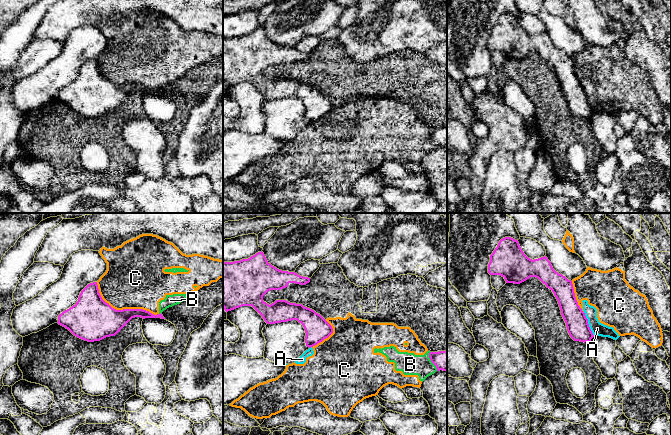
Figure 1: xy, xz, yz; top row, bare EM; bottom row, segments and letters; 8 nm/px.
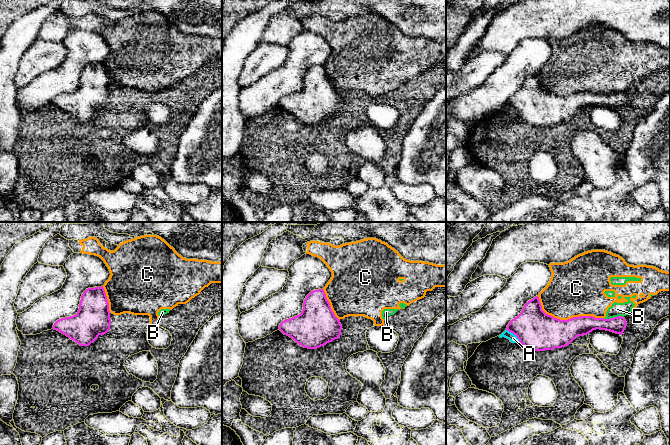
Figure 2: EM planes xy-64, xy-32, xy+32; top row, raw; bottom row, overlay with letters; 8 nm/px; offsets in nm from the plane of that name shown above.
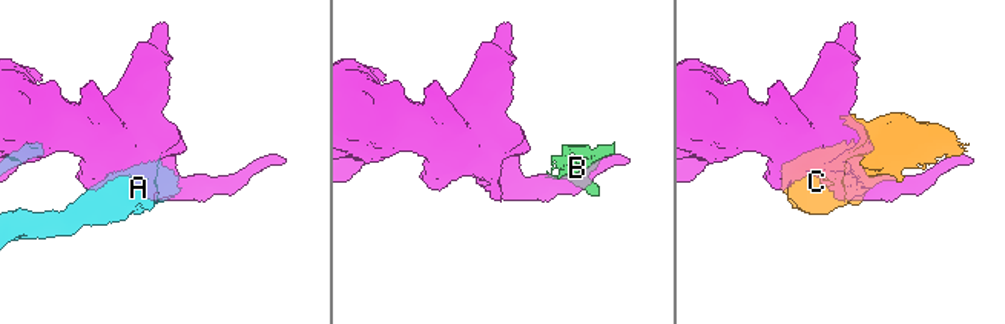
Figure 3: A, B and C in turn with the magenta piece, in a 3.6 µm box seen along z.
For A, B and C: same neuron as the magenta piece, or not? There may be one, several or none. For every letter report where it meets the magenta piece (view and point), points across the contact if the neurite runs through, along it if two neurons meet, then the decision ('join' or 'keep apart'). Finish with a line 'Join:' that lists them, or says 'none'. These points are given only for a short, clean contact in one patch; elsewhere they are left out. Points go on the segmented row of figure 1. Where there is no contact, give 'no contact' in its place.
A: yz (588, 324) | keep apart
B: xz (431, 361) | keep apart
C: xy (123, 309) | keep apart
Join: none

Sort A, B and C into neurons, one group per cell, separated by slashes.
A B C

